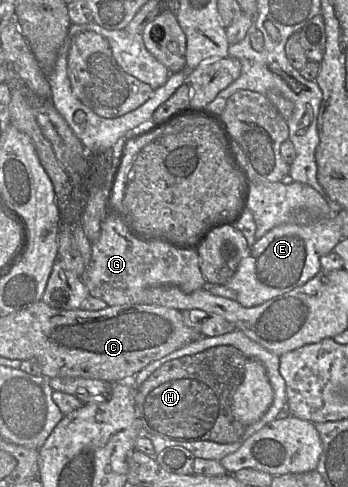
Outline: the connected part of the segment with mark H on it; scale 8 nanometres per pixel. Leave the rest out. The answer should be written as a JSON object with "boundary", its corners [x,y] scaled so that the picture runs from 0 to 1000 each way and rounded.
{"boundary":[[[629,708],[471,745],[388,797],[405,889],[523,908],[664,912],[690,903],[710,875],[670,854],[664,830],[710,739],[678,713]]]}

